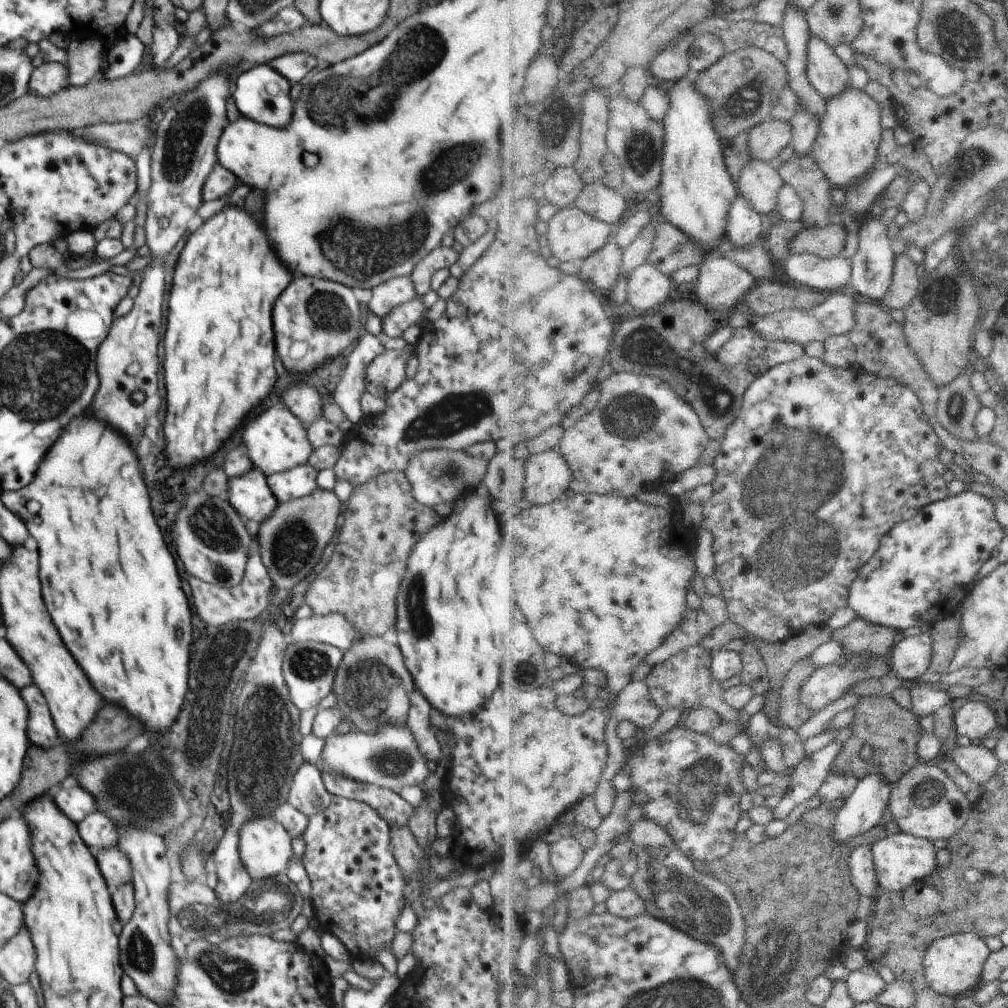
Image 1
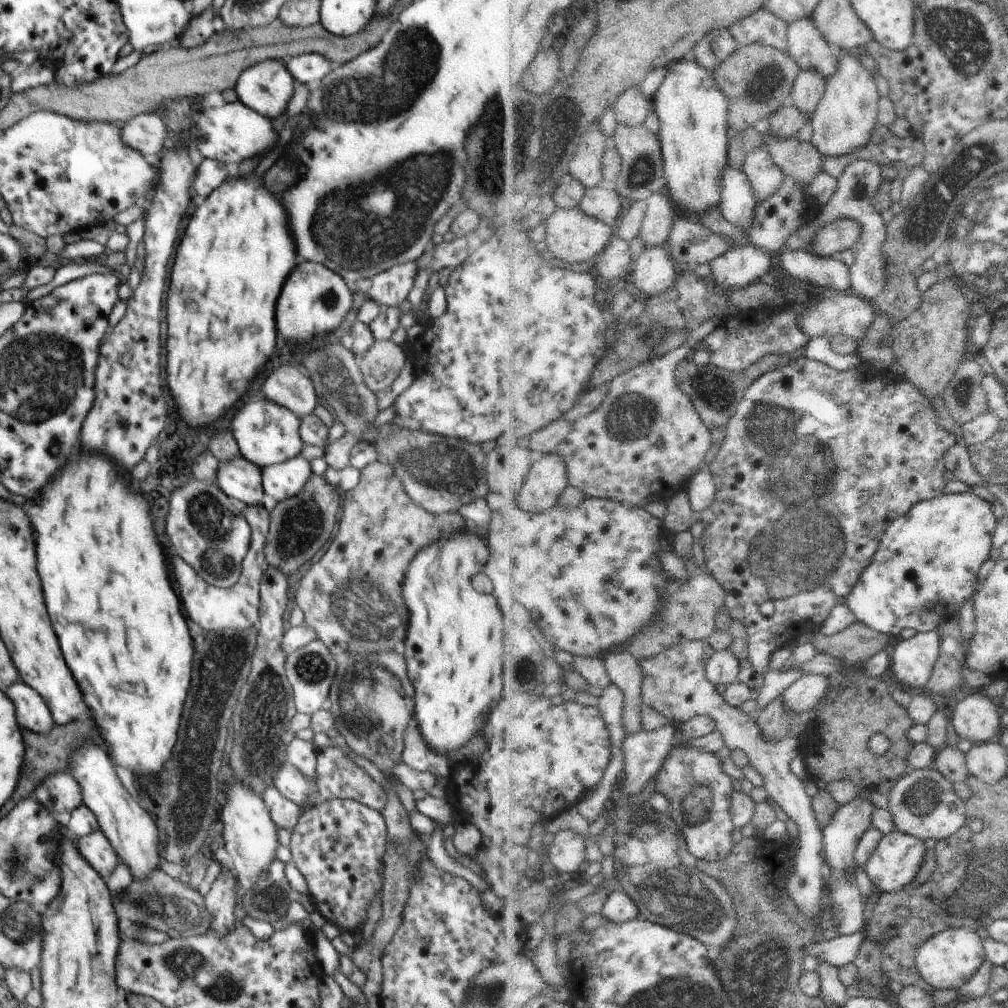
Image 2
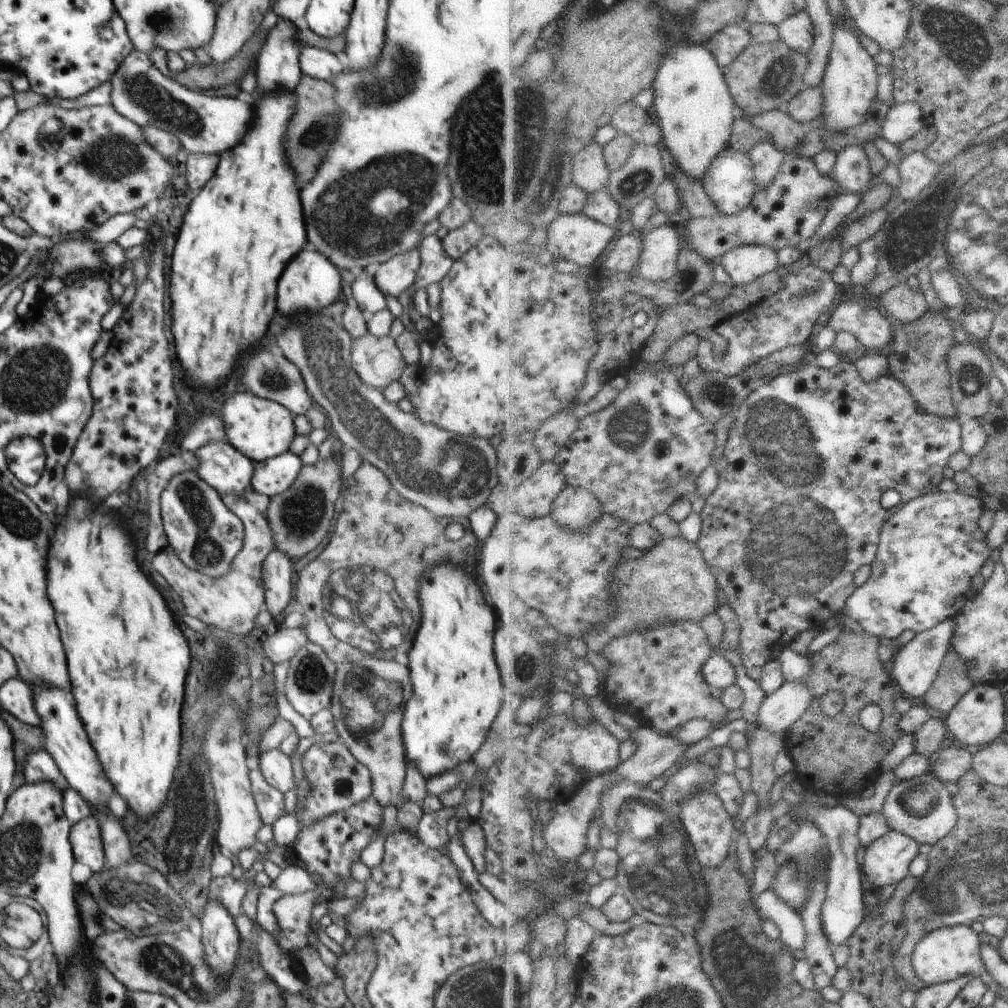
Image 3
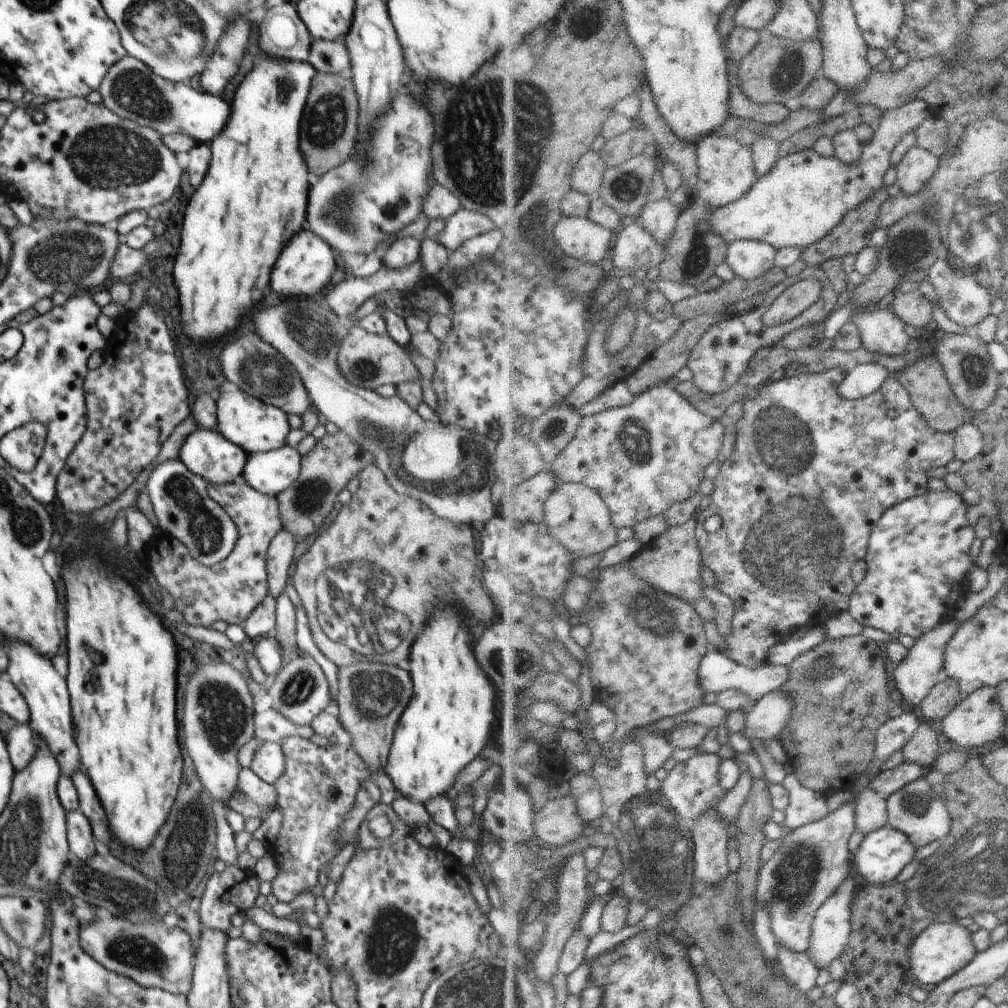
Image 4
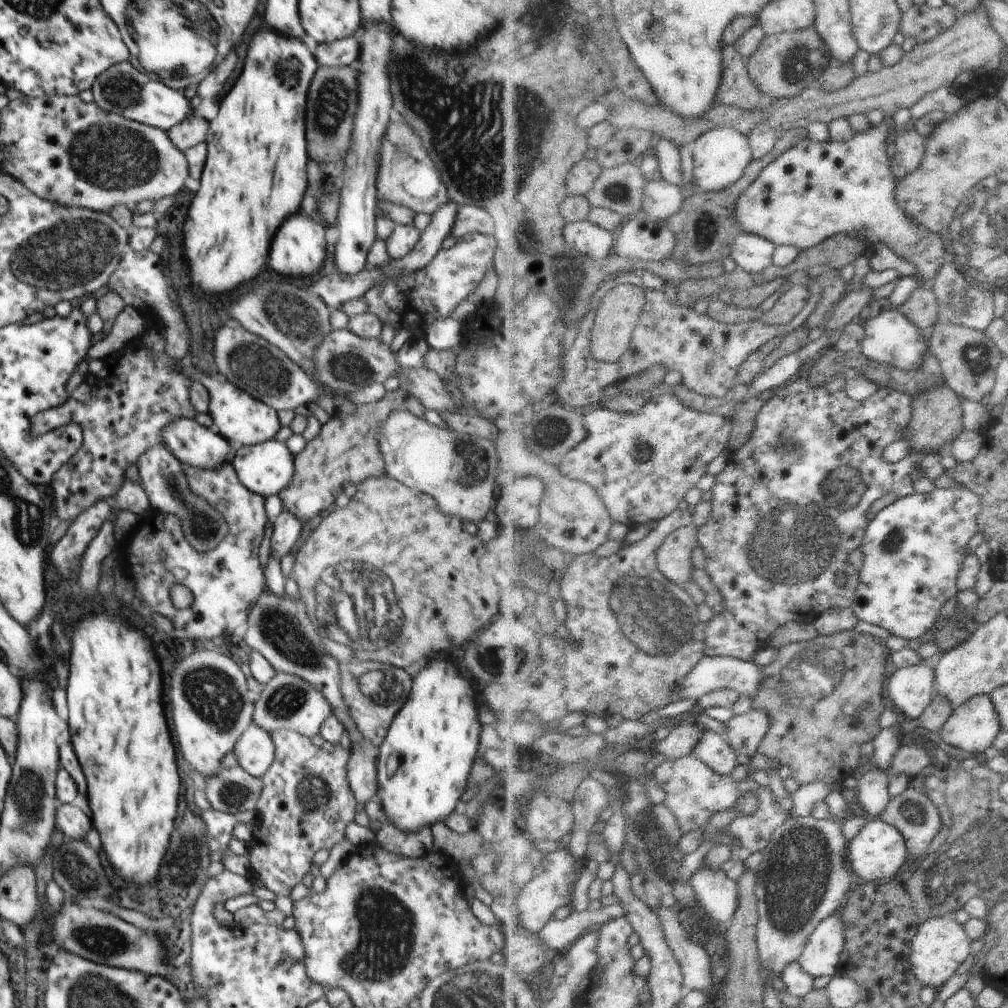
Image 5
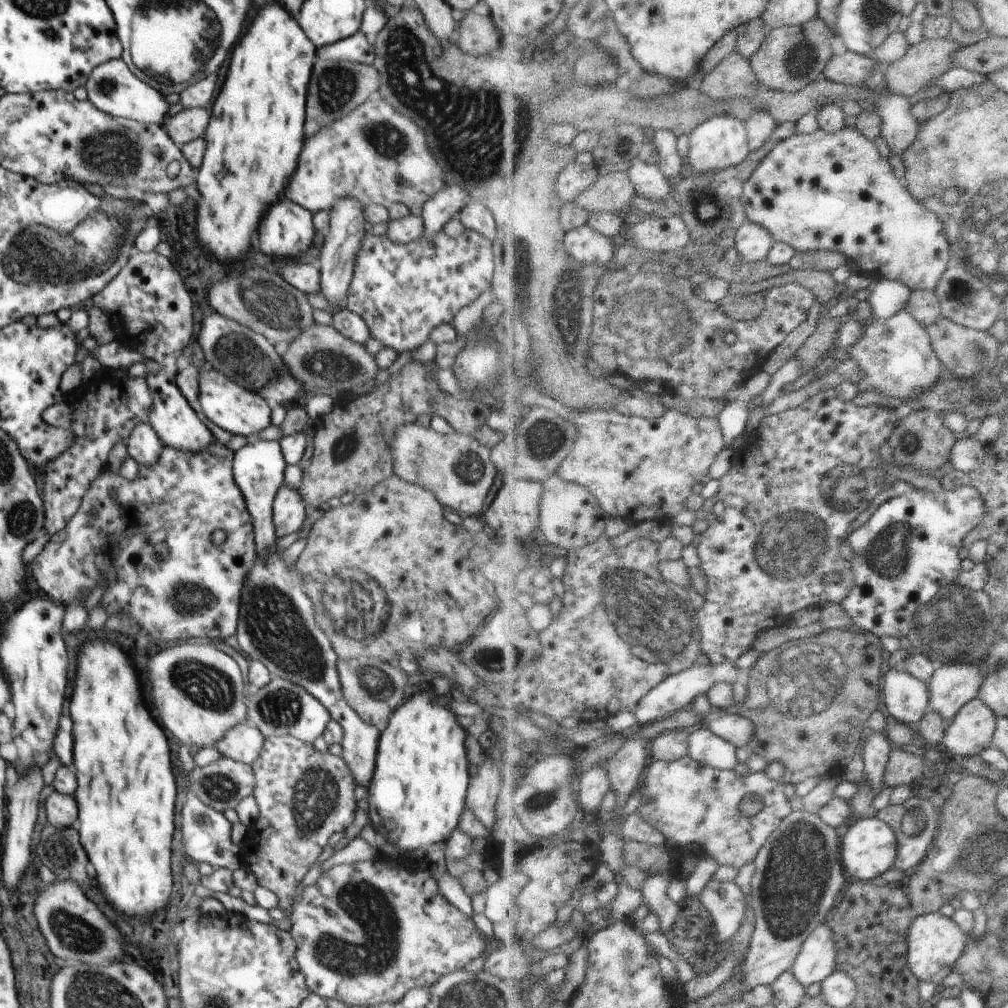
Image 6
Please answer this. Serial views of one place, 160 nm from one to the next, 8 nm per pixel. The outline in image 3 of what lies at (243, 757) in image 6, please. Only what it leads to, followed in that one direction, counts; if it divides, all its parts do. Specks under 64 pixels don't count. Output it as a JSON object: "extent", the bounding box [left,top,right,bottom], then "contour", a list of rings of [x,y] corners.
{"extent":[259,750,294,795],"contour":[[[282,750],[264,752],[259,756],[259,761],[259,771],[270,786],[276,788],[282,795],[294,788],[292,762]]]}

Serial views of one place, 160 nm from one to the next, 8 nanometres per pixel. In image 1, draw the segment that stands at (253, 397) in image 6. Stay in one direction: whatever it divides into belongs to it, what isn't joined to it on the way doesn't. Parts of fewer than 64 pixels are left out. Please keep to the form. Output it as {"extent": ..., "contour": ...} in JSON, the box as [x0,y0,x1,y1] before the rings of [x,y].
{"extent":[244,408,314,477],"contour":[[[268,408],[256,420],[244,428],[244,447],[253,462],[254,468],[262,471],[266,477],[281,473],[298,465],[306,465],[314,448],[306,433],[303,422],[288,408]]]}

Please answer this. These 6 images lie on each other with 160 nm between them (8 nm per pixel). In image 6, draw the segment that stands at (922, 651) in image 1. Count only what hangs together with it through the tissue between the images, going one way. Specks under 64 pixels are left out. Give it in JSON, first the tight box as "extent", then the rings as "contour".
{"extent":[882,667,931,727],"contour":[[[900,667],[885,672],[882,688],[886,708],[898,722],[917,727],[931,711],[931,688]]]}

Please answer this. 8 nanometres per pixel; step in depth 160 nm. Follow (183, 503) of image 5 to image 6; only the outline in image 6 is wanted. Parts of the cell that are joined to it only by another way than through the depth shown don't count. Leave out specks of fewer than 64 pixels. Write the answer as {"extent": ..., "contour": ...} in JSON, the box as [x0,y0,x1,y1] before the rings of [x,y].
{"extent":[127,423,163,466],"contour":[[[149,423],[138,424],[128,438],[127,452],[139,466],[154,466],[162,454],[163,443]]]}

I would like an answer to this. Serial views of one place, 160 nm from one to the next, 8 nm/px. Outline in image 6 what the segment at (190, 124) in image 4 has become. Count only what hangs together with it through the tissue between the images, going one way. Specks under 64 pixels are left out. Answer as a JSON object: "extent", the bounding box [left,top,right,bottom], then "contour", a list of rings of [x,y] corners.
{"extent":[85,58,169,125],"contour":[[[121,58],[96,66],[90,72],[85,87],[88,92],[87,100],[101,112],[114,117],[132,119],[143,124],[162,125],[168,114],[169,104],[165,96],[159,90],[154,90],[152,86],[138,80]]]}

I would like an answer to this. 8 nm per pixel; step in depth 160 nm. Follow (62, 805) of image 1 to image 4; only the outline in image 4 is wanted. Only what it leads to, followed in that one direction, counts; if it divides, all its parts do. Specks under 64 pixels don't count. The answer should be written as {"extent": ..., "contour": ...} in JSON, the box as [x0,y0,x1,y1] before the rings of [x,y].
{"extent":[5,723,38,772],"contour":[[[17,723],[5,735],[5,741],[12,767],[17,772],[24,770],[36,754],[38,737],[27,725]]]}

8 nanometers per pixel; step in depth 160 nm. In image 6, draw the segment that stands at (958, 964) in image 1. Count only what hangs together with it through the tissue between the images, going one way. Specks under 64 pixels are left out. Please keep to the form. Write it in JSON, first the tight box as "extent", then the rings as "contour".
{"extent":[908,912,967,988],"contour":[[[940,912],[920,915],[912,924],[910,932],[908,959],[912,971],[921,982],[935,983],[943,988],[944,980],[954,970],[960,954],[967,949],[966,934],[958,928],[958,924],[952,918]]]}

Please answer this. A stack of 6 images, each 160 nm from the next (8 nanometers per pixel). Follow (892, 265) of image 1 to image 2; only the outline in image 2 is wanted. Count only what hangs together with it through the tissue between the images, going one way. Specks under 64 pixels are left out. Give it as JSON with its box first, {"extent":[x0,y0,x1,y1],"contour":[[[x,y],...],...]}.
{"extent":[818,159,890,302],"contour":[[[865,159],[850,164],[850,167],[846,168],[846,173],[840,176],[833,199],[818,216],[818,219],[824,225],[832,224],[842,218],[852,218],[852,220],[862,222],[864,236],[855,247],[858,256],[856,256],[856,263],[851,267],[851,278],[856,293],[872,302],[875,302],[878,296],[886,290],[890,280],[886,272],[888,270],[888,258],[886,258],[886,252],[884,252],[884,244],[888,240],[888,224],[886,224],[884,216],[876,210],[873,202],[878,190],[882,188],[885,182],[884,168],[882,167],[883,164]]]}

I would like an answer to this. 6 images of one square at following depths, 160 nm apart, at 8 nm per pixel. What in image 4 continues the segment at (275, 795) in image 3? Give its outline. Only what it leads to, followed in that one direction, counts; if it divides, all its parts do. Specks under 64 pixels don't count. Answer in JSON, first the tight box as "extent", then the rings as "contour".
{"extent":[226,768,276,819],"contour":[[[241,768],[238,772],[238,784],[232,798],[226,802],[231,810],[241,814],[244,819],[267,819],[275,809],[276,788],[261,780],[249,768]]]}

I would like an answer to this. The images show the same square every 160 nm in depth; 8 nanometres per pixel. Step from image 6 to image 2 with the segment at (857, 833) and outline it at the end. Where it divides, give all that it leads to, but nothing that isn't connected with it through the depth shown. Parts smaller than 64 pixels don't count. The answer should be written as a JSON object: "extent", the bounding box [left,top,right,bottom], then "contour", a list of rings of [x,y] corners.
{"extent":[865,830,928,892],"contour":[[[894,830],[882,840],[882,844],[878,846],[878,850],[868,862],[865,870],[873,885],[878,886],[883,892],[900,891],[916,881],[920,870],[923,870],[924,864],[927,862],[927,857],[928,846],[923,839]]]}

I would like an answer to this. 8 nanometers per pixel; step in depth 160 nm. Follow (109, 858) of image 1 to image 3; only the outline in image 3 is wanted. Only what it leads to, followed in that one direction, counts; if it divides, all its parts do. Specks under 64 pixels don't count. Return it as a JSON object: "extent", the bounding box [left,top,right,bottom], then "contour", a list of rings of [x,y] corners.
{"extent":[69,816,105,873],"contour":[[[86,816],[72,825],[69,840],[76,862],[88,866],[92,873],[105,869],[104,846],[94,816]]]}

